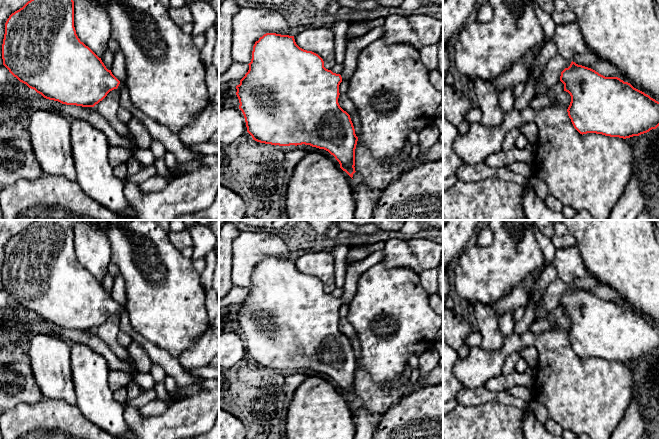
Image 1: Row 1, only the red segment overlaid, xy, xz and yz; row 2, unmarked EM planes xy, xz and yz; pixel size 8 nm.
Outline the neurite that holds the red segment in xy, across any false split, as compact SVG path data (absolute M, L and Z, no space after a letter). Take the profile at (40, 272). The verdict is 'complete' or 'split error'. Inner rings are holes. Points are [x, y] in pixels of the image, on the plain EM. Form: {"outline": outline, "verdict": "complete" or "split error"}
{"outline": "M36 220L12 237L5 247L2 283L20 306L44 322L66 329L94 331L110 315L125 311L78 262L72 220Z", "verdict": "split error"}

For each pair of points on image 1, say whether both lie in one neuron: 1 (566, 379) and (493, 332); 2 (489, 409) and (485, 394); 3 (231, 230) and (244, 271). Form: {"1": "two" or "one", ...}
{"1": "two", "2": "two", "3": "two"}

